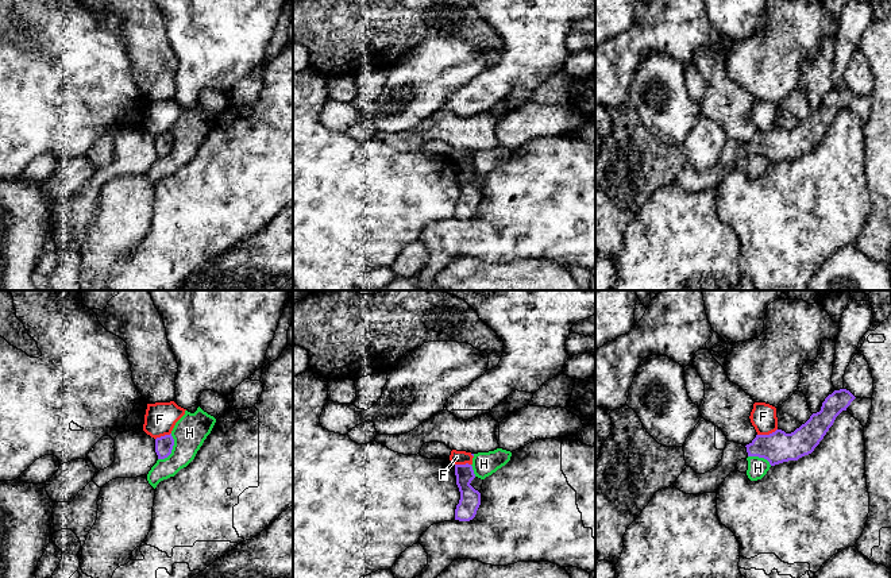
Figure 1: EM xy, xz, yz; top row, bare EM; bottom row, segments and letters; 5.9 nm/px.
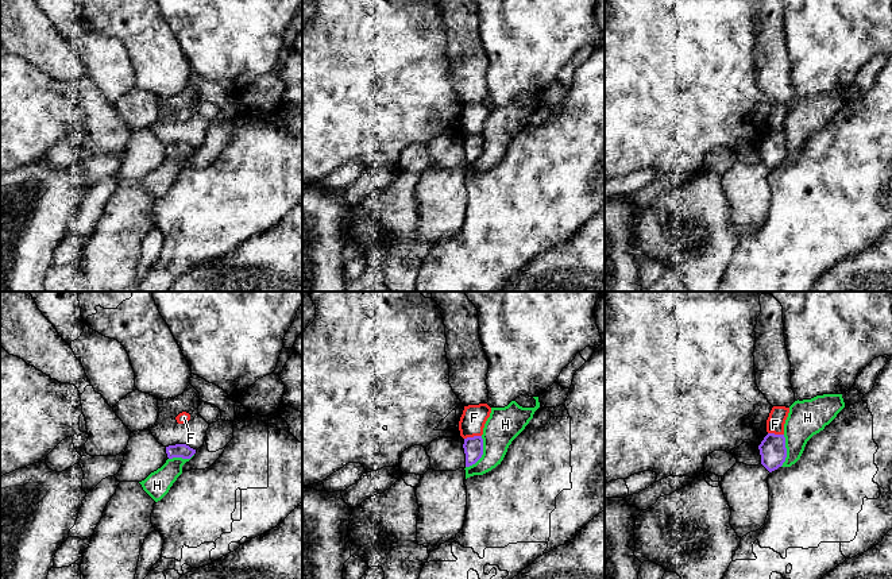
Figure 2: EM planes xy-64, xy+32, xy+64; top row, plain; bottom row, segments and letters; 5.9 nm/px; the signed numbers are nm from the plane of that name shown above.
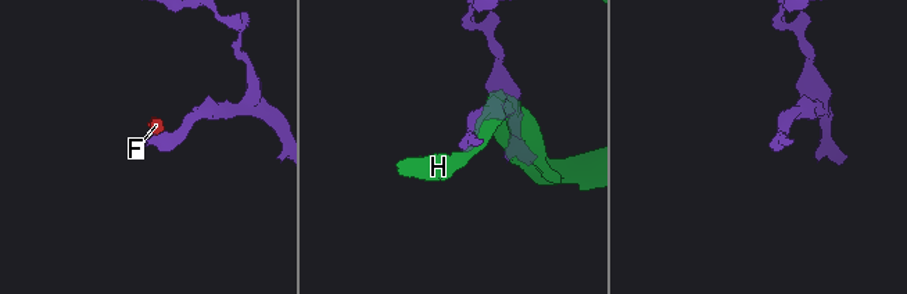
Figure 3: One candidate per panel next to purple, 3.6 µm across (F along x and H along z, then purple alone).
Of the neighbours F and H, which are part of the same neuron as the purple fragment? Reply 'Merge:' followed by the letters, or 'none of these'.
Merge: none of these

